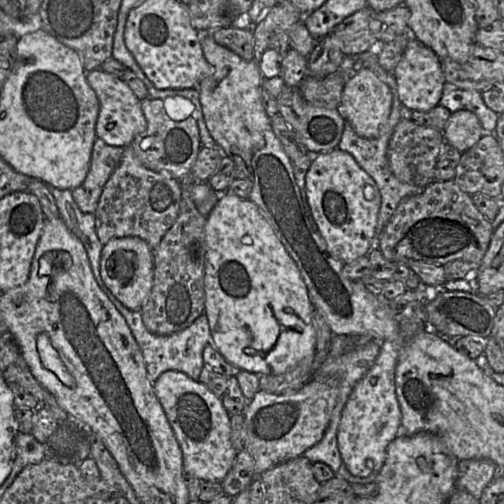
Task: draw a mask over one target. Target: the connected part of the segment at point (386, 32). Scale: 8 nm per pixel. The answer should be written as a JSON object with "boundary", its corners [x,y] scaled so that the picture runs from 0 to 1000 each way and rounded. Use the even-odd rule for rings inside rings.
{"boundary":[[[804,8],[766,22],[736,22],[732,56],[748,79],[768,85],[802,63],[813,32],[815,24]]]}

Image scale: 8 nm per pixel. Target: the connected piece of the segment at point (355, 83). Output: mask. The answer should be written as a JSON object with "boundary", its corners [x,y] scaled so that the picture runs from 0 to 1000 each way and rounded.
{"boundary":[[[718,135],[685,167],[671,220],[702,260],[720,274],[740,276],[754,266],[778,216],[778,183],[768,167],[730,135]]]}

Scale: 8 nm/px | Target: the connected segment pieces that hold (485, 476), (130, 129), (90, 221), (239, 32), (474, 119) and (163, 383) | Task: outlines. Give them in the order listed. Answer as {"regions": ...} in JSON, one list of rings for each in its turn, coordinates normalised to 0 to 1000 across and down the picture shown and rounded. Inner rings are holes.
{"regions":[[[[970,911],[909,915],[905,968],[952,992],[962,968],[978,954],[984,921]]],[[[200,137],[173,143],[171,157],[198,204],[188,250],[190,270],[220,290],[260,288],[268,272],[292,256],[292,240],[280,214],[282,200],[270,192],[246,159]]],[[[99,373],[99,377],[117,415],[119,431],[133,452],[165,482],[198,573],[214,579],[198,546],[198,514],[206,486],[198,480],[190,460],[187,425],[169,423],[155,411],[143,377],[115,373]]],[[[468,54],[437,56],[415,63],[427,83],[478,113],[498,121],[504,115],[504,54],[476,58]]],[[[921,216],[895,224],[879,258],[883,284],[915,304],[938,292],[958,268],[960,256],[944,226]]],[[[349,734],[323,738],[304,770],[359,887],[365,938],[401,954],[440,956],[472,897],[458,875],[458,823],[438,794],[401,758]]]]}

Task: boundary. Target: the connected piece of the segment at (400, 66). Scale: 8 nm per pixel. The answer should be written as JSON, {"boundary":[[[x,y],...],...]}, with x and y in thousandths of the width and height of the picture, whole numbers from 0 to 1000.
{"boundary":[[[829,77],[815,79],[780,141],[796,204],[815,218],[849,220],[871,208],[885,163],[871,111]]]}

